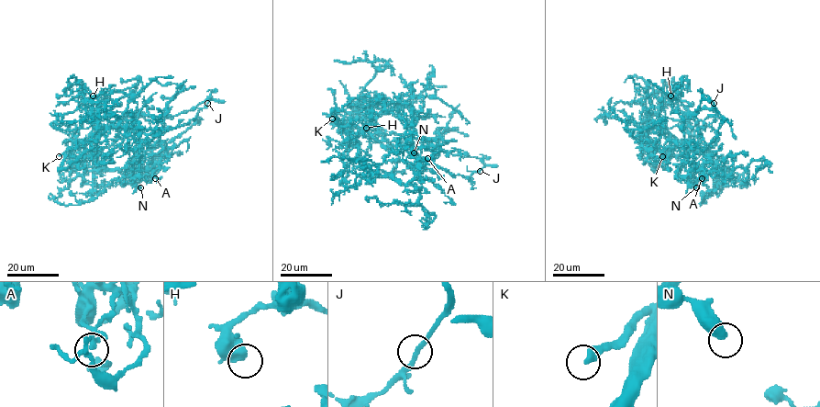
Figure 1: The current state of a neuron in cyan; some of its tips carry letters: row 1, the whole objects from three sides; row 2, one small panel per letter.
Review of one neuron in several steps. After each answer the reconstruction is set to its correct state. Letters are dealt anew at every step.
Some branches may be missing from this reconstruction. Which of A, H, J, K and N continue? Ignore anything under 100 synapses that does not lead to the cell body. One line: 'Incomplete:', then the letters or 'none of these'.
Incomplete: K

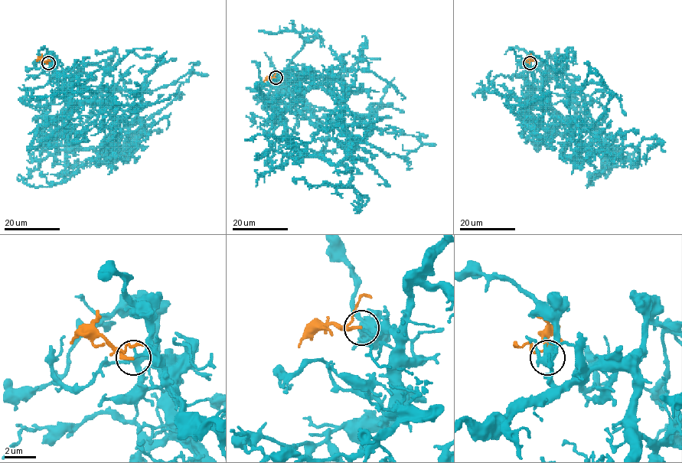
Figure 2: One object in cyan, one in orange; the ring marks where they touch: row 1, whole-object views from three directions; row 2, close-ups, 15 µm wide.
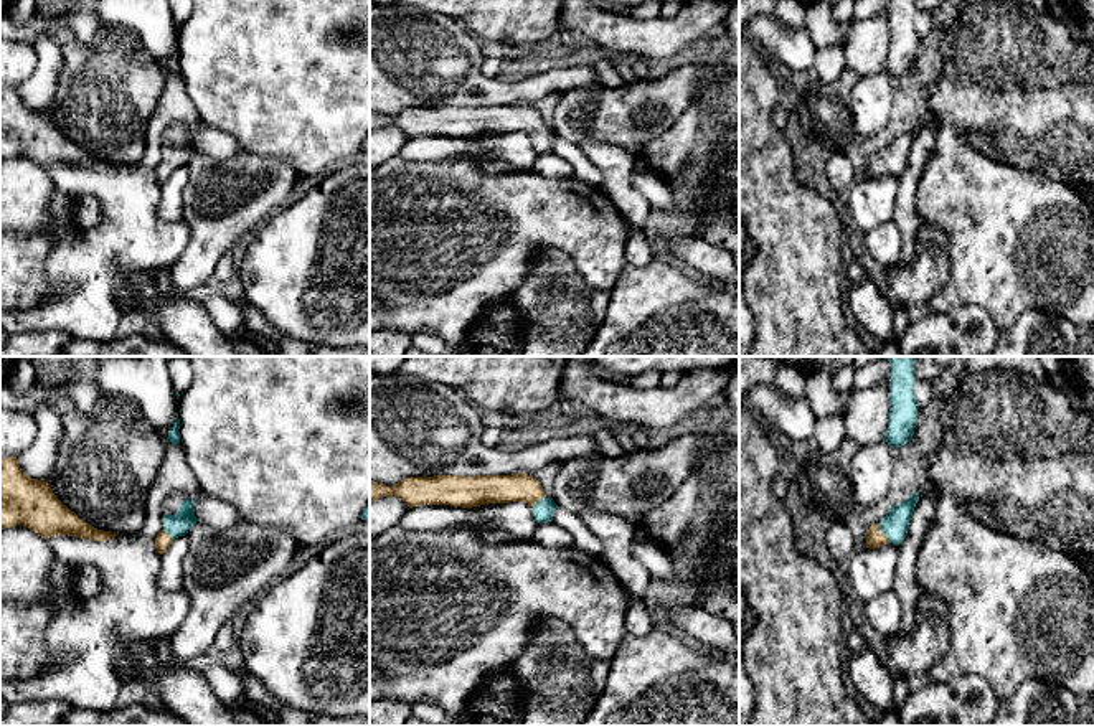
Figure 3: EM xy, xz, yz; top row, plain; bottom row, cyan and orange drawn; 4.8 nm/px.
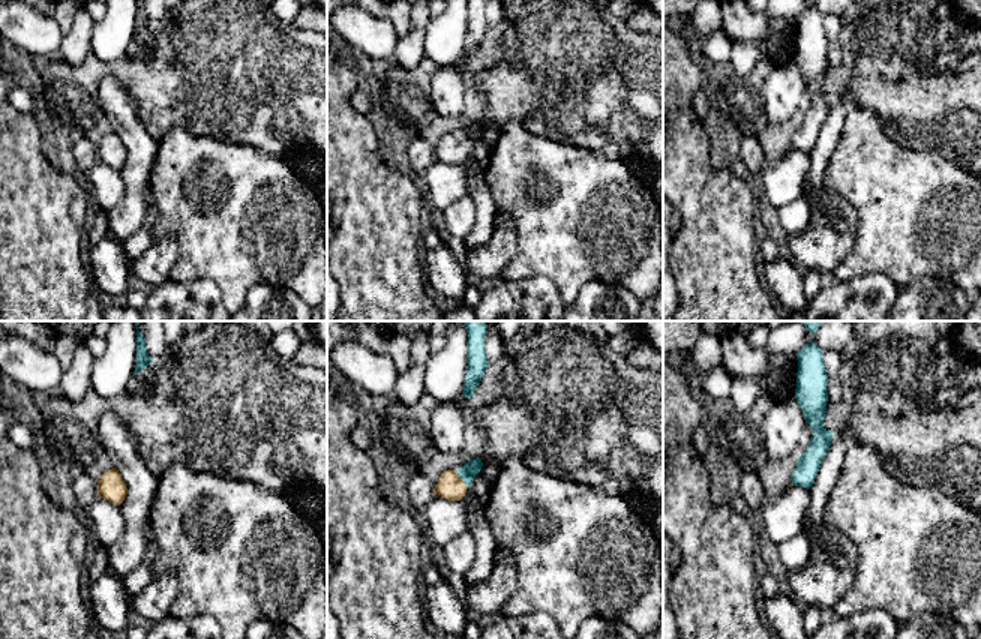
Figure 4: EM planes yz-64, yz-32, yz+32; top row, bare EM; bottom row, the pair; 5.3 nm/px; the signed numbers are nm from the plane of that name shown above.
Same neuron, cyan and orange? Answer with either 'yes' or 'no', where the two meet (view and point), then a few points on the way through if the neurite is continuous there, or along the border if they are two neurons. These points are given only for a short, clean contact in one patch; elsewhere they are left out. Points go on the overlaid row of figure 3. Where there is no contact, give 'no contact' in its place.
yes; meets cyan in yz at (883, 533); runs through yz (895, 525), (883, 533), (875, 538)

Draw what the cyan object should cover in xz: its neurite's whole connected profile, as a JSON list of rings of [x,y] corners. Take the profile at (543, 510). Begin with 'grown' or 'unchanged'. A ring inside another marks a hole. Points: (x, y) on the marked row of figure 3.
grown; [[[528,474],[512,475],[434,475],[434,477],[408,477],[398,482],[394,487],[376,483],[370,480],[370,502],[394,495],[406,502],[409,508],[417,505],[450,505],[454,508],[472,508],[485,503],[510,503],[525,502],[533,508],[536,523],[553,521],[558,505],[553,498],[545,495],[541,483]]]

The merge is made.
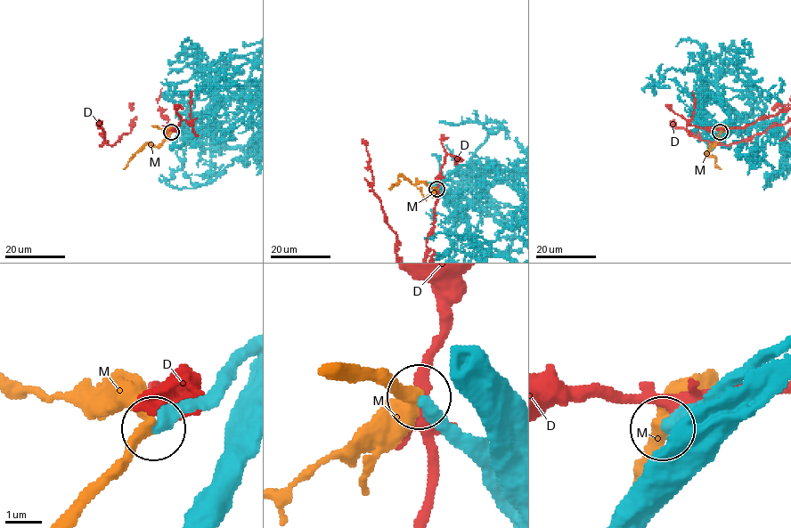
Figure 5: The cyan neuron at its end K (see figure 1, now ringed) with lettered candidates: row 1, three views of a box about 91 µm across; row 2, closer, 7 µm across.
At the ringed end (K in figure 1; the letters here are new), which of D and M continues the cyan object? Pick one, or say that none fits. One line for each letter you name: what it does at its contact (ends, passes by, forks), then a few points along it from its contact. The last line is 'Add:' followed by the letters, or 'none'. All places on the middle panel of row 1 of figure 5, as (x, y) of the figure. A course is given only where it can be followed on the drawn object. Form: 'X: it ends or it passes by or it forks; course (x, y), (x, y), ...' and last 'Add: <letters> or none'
M: it passes by; course (436, 190), (422, 182), (411, 184), (400, 174), (390, 190)
Add: M

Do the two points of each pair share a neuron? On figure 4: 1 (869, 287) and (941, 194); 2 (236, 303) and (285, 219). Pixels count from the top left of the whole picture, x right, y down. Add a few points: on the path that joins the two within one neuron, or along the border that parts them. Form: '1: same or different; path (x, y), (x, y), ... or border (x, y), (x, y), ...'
1: different; border (845, 281), (881, 272), (899, 288)
2: same; path (236, 282), (236, 269), (264, 240)

